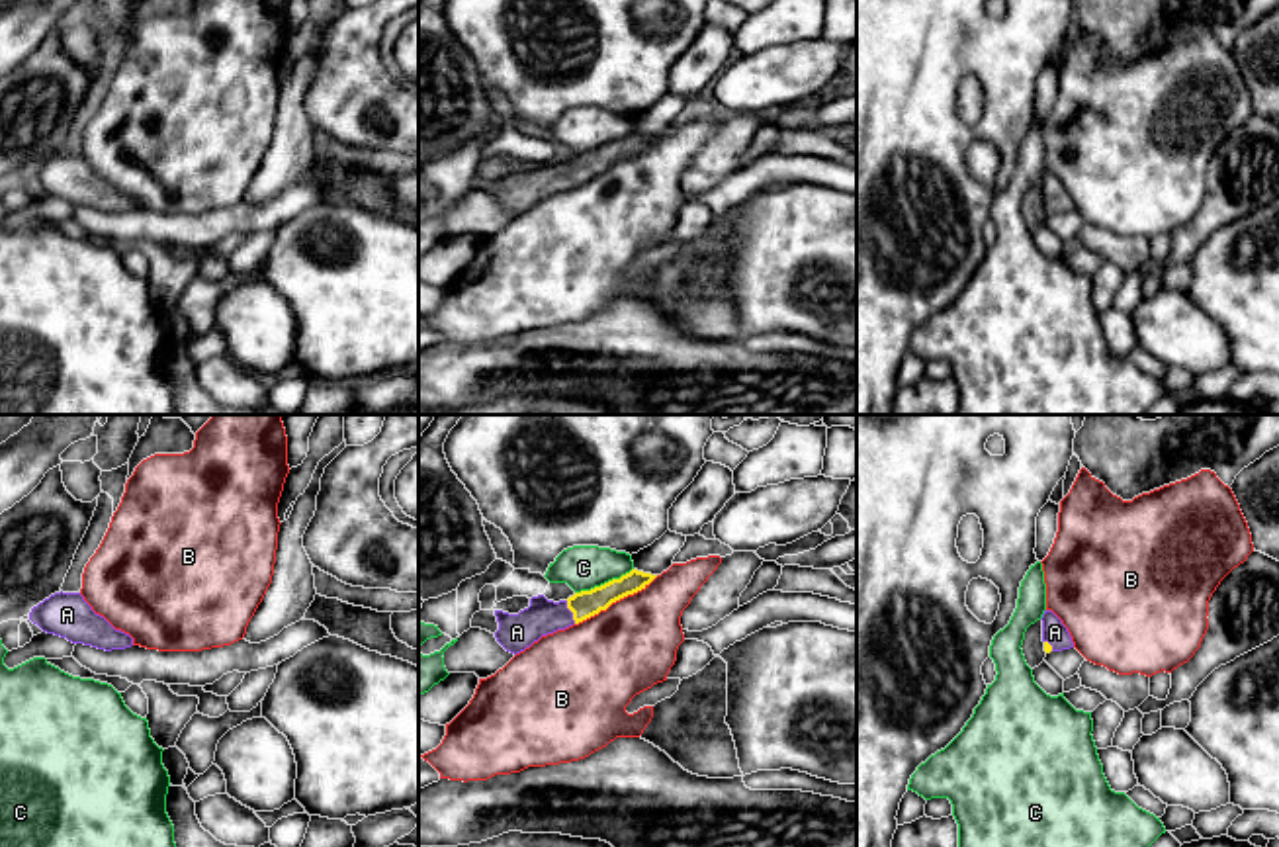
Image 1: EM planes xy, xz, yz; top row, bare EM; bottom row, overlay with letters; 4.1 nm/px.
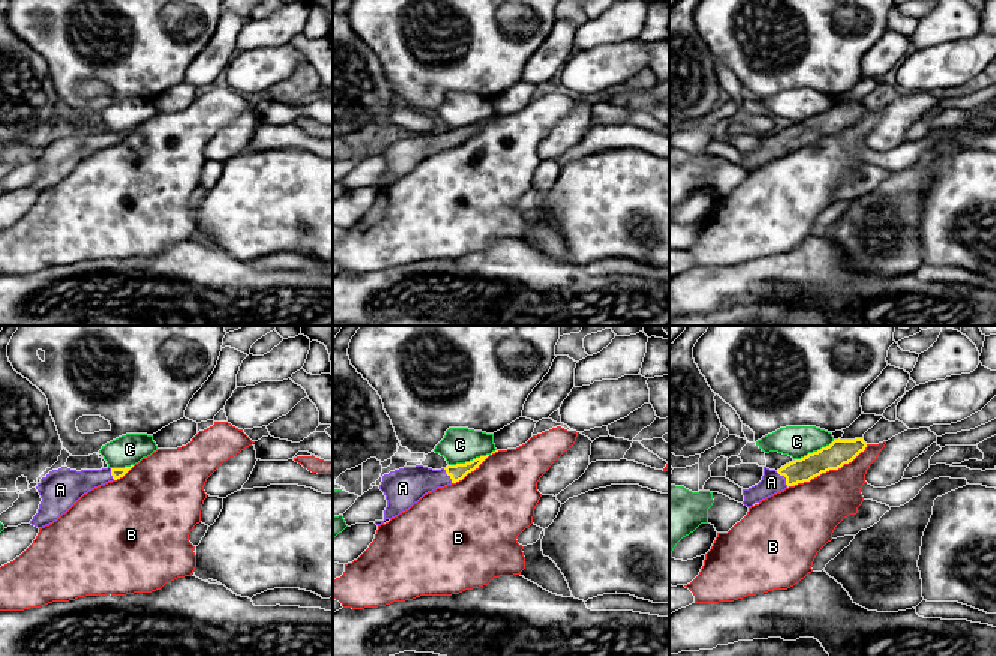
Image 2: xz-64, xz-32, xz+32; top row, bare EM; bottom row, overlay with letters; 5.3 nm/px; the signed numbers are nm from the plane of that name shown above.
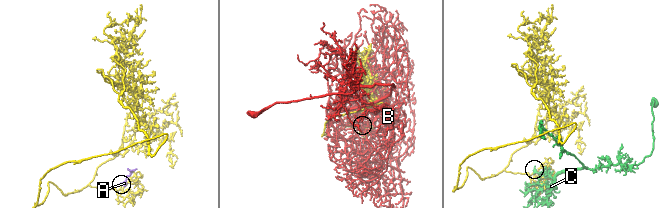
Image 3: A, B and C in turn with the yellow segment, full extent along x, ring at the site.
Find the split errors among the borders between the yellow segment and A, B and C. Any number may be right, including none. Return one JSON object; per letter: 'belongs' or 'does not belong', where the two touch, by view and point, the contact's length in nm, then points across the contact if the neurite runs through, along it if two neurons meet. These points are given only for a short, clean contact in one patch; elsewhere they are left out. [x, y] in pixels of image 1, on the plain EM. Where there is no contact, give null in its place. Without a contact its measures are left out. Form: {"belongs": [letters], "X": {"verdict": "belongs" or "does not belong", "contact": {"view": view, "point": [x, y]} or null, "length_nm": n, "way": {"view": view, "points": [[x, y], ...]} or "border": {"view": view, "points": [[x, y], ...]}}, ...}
{"belongs": ["A"], "A": {"verdict": "belongs", "contact": {"view": "xz", "point": [572, 173]}, "length_nm": 100, "way": {"view": "xz", "points": [[583, 167], [572, 173], [542, 178], [517, 194]]}}, "B": {"verdict": "does not belong", "contact": {"view": "xz", "point": [617, 161]}, "length_nm": 400}, "C": {"verdict": "does not belong", "contact": {"view": "xz", "point": [605, 145]}, "length_nm": 260, "border": {"view": "xz", "points": [[632, 130], [618, 139], [575, 155]]}}}

